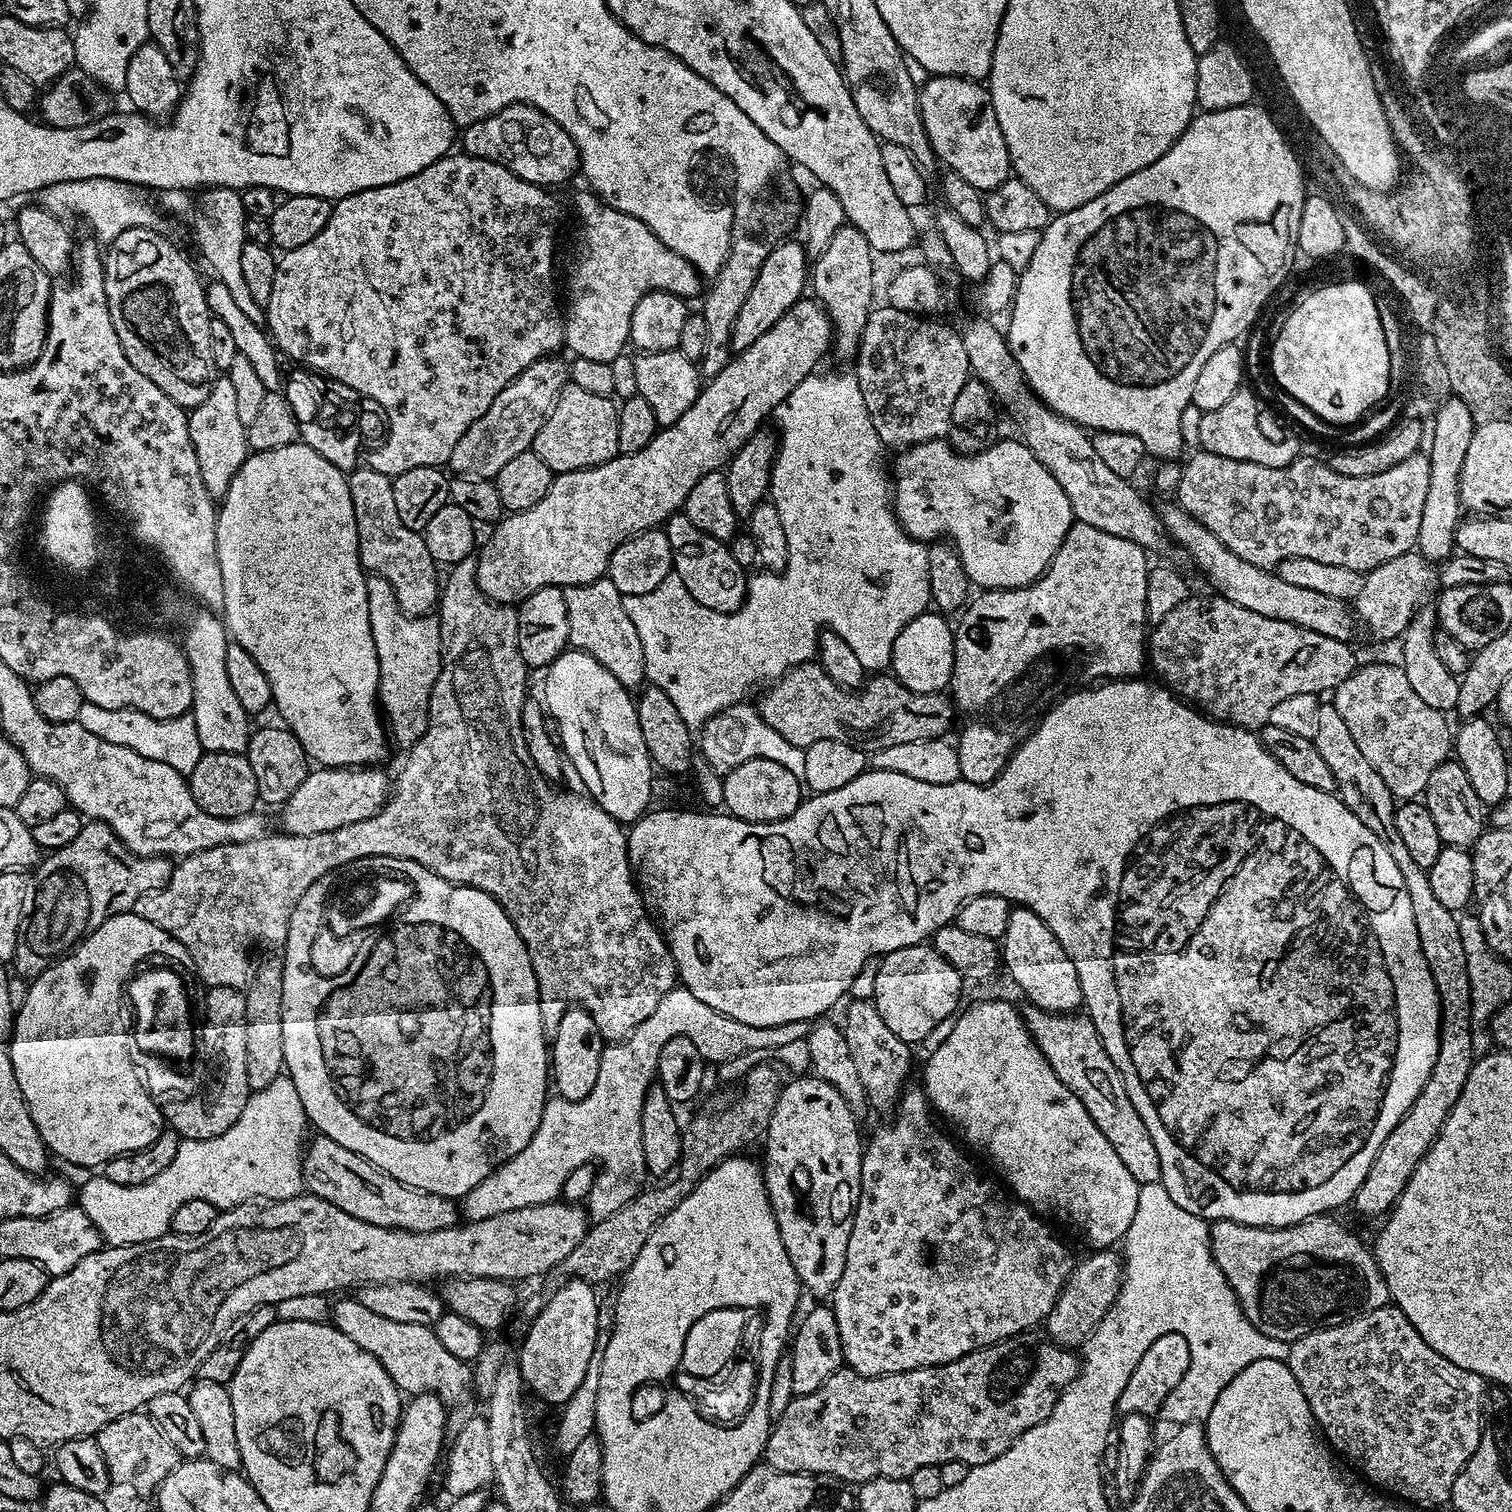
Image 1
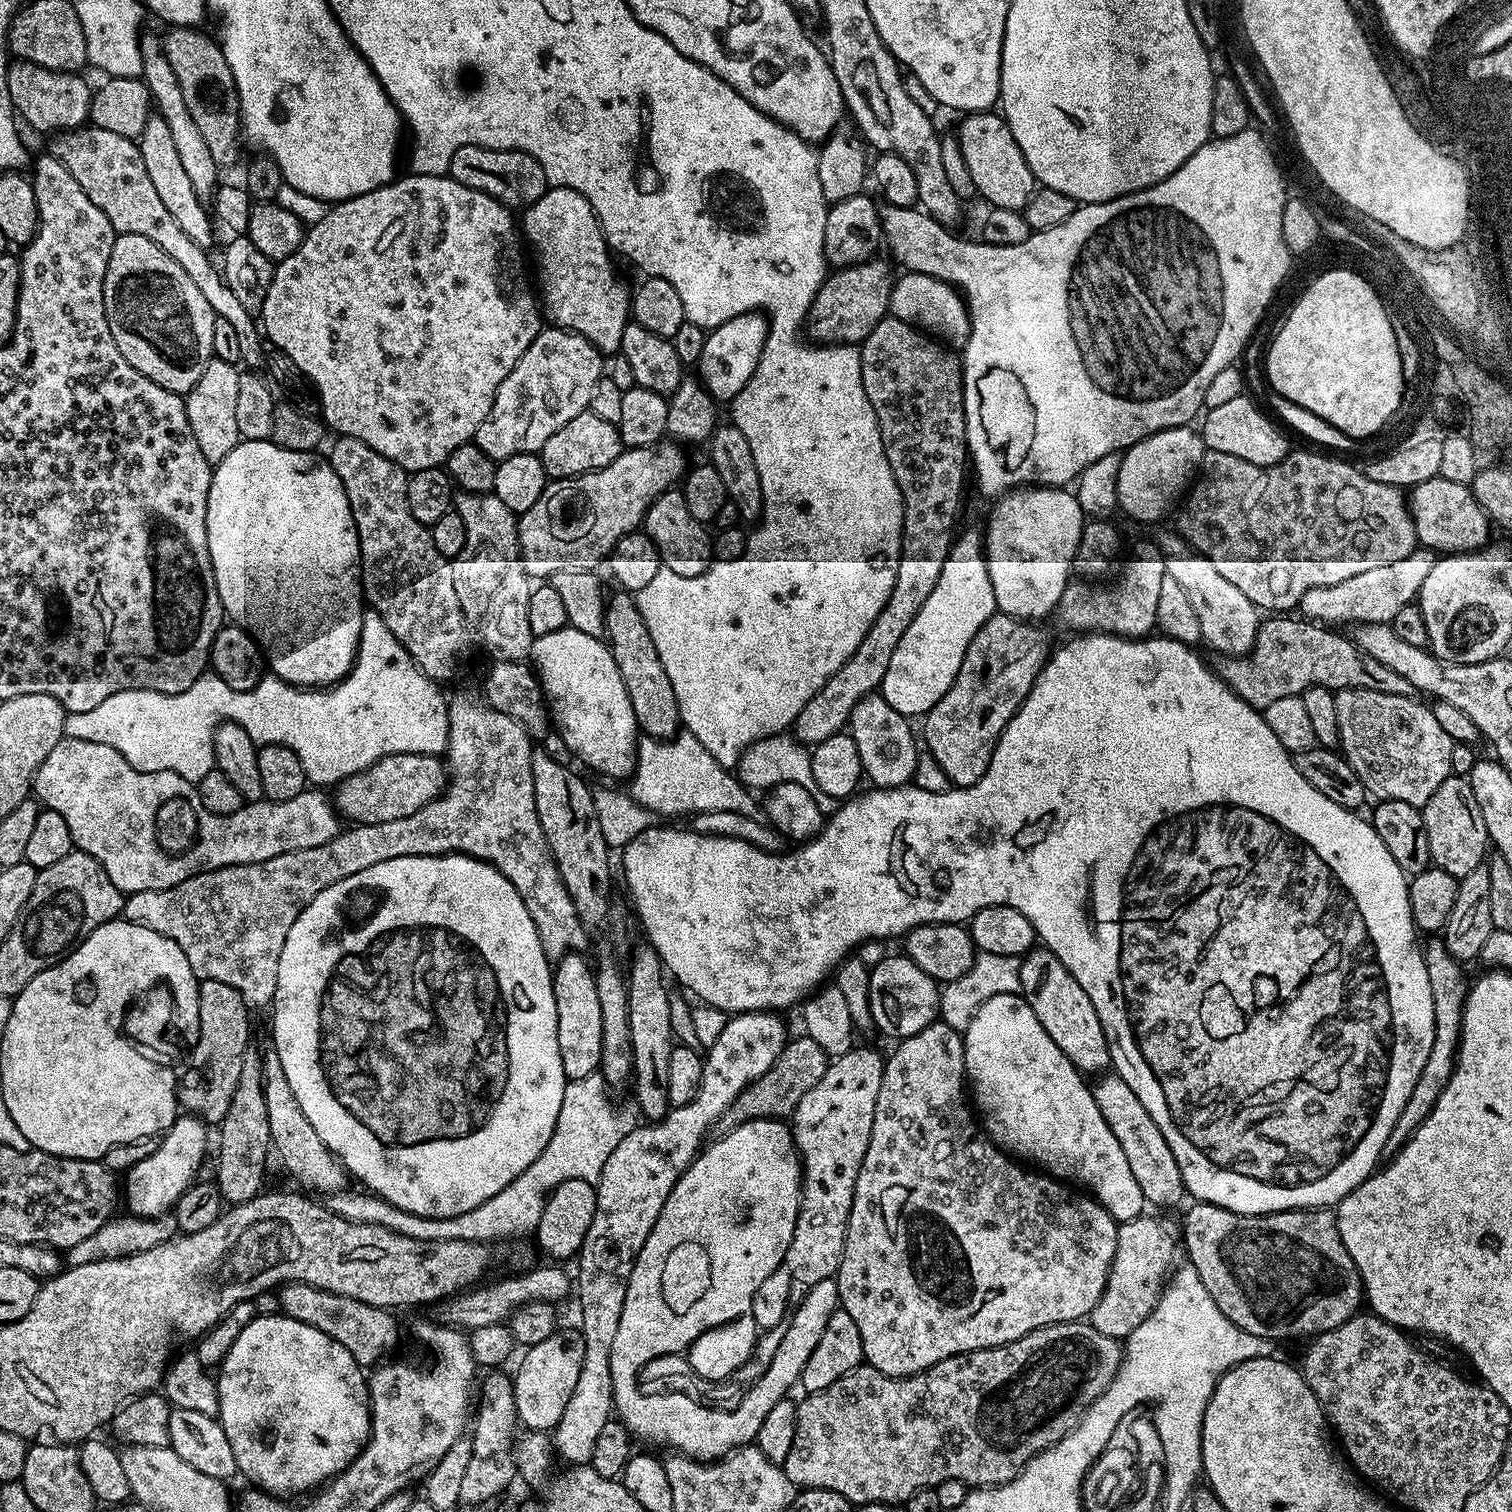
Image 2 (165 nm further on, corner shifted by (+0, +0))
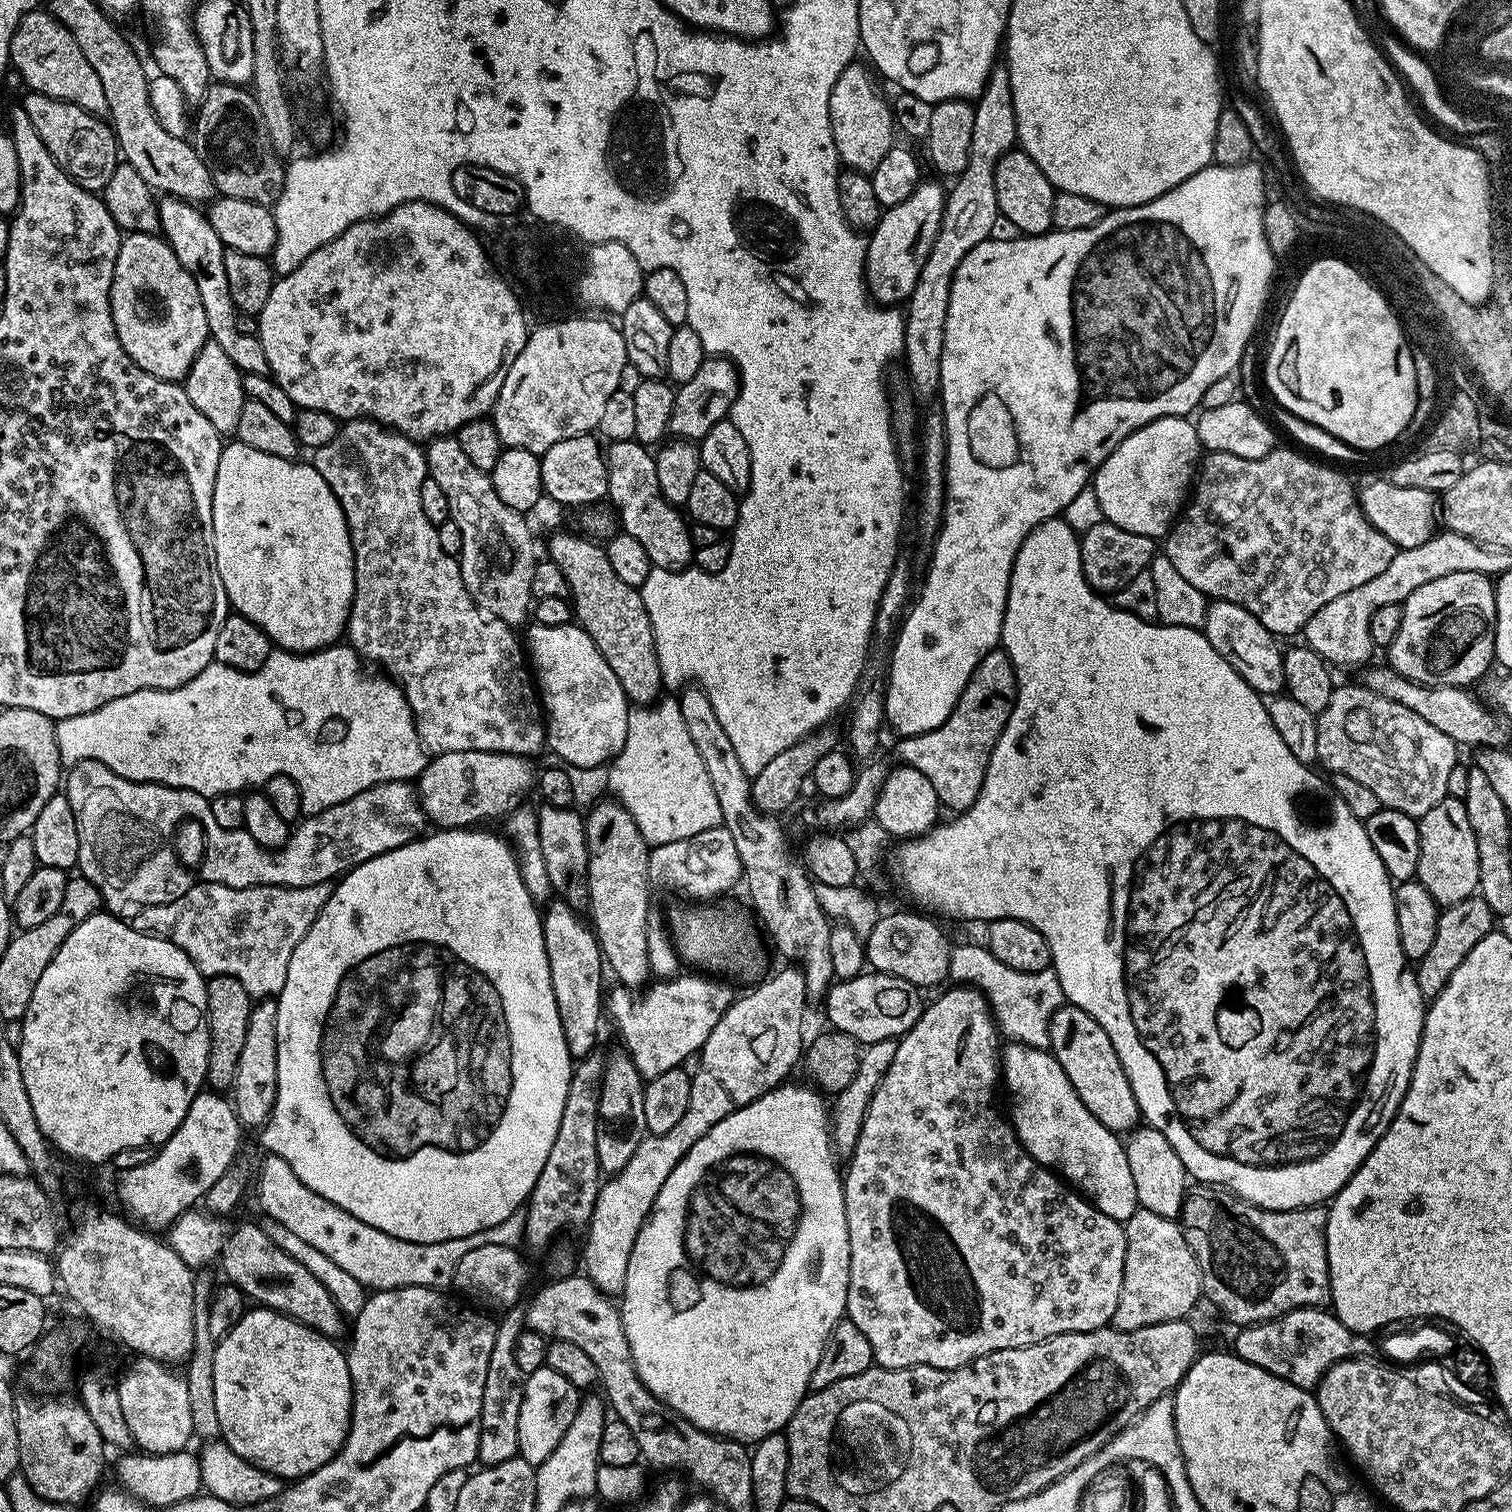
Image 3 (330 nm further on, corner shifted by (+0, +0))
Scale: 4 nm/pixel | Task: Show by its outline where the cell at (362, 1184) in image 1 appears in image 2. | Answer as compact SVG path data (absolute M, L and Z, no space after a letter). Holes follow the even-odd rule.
M268 1050L263 1053L264 1061L264 1097L266 1098L266 1114L269 1115L269 1134L271 1136L271 1147L280 1155L280 1160L284 1163L284 1168L301 1184L301 1189L312 1192L336 1192L332 1194L340 1194L345 1191L344 1188L350 1181L349 1173L343 1164L337 1160L335 1154L328 1149L322 1142L322 1138L318 1138L318 1130L314 1130L314 1126L310 1126L310 1122L306 1118L306 1114L302 1114L302 1106L298 1106L298 1102L294 1098L294 1090L290 1090L290 1082L286 1082L286 1070L282 1070L282 1058L278 1058L278 1054L274 1050Z

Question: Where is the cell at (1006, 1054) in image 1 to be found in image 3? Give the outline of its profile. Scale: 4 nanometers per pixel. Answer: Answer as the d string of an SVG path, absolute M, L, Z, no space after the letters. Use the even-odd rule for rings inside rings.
M1019 1042L1005 1043L1002 1048L1002 1080L1005 1085L1008 1083L1008 1096L1012 1099L1010 1123L1016 1130L1020 1145L1039 1164L1058 1170L1059 1175L1069 1185L1079 1189L1098 1210L1102 1210L1102 1214L1121 1222L1129 1220L1138 1205L1134 1174L1130 1174L1130 1162L1126 1162L1121 1137L1102 1126L1102 1122L1098 1122L1098 1118L1086 1110L1082 1098L1078 1098L1078 1090L1074 1090L1070 1078L1066 1078L1066 1070L1062 1070L1051 1051Z

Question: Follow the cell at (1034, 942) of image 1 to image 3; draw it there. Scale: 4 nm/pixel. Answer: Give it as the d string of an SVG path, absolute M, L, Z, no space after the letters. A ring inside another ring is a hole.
M1065 1003L1052 1016L1048 1031L1050 1051L1066 1070L1066 1078L1078 1090L1078 1098L1111 1132L1127 1134L1141 1123L1140 1107L1128 1081L1126 1070L1102 1026L1086 1010Z

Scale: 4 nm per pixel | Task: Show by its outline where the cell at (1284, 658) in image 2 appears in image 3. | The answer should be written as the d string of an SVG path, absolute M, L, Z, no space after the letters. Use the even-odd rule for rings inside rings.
M1368 666L1363 669L1364 680L1363 687L1369 688L1372 692L1377 692L1382 698L1390 698L1390 702L1398 702L1402 706L1406 706L1410 710L1414 710L1414 714L1418 714L1418 718L1426 718L1426 722L1430 722L1430 726L1435 726L1438 730L1442 730L1442 734L1446 734L1446 738L1450 738L1457 746L1469 744L1472 750L1482 748L1504 748L1507 745L1508 736L1505 725L1502 723L1501 717L1479 695L1476 696L1467 687L1461 686L1438 686L1437 684L1419 684L1413 680L1407 680L1402 674L1398 674L1390 666L1384 668L1372 668Z

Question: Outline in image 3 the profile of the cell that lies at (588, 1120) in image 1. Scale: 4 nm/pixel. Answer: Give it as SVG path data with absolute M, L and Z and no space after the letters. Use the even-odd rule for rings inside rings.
M268 1154L263 1158L265 1160L260 1168L260 1181L256 1184L256 1192L260 1195L260 1208L265 1212L263 1215L286 1226L286 1230L302 1238L302 1242L314 1246L314 1250L322 1250L326 1258L334 1258L334 1263L342 1266L346 1274L358 1278L358 1282L368 1290L385 1292L391 1288L406 1286L444 1290L453 1283L458 1262L470 1250L486 1246L487 1243L516 1248L524 1239L525 1213L517 1210L510 1218L506 1218L506 1222L493 1228L484 1228L478 1234L470 1234L466 1238L429 1244L399 1240L374 1226L366 1226L366 1222L354 1218L354 1214L314 1194L314 1190L306 1187L281 1156Z

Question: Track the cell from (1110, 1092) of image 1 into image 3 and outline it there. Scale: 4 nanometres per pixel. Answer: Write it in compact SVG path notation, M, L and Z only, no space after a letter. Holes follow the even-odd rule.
M1151 1126L1133 1128L1127 1133L1123 1145L1126 1162L1130 1162L1130 1174L1134 1174L1137 1205L1154 1214L1162 1214L1162 1218L1176 1220L1184 1209L1184 1198L1190 1188L1190 1177L1182 1166L1182 1158L1178 1158L1174 1146L1170 1146L1164 1135Z

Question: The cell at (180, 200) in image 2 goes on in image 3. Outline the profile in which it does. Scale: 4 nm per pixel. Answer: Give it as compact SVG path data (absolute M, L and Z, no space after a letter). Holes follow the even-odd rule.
M164 196L159 201L160 232L163 239L174 250L178 262L194 278L194 286L198 286L198 294L202 298L202 306L206 309L206 326L211 340L218 342L222 350L234 362L234 366L245 377L265 376L272 371L270 362L266 362L266 350L262 350L259 336L238 334L238 318L236 317L236 302L230 298L230 290L234 286L226 282L229 266L224 260L224 244L218 238L214 226L210 226L207 215L197 205L186 200L178 200L175 196Z

